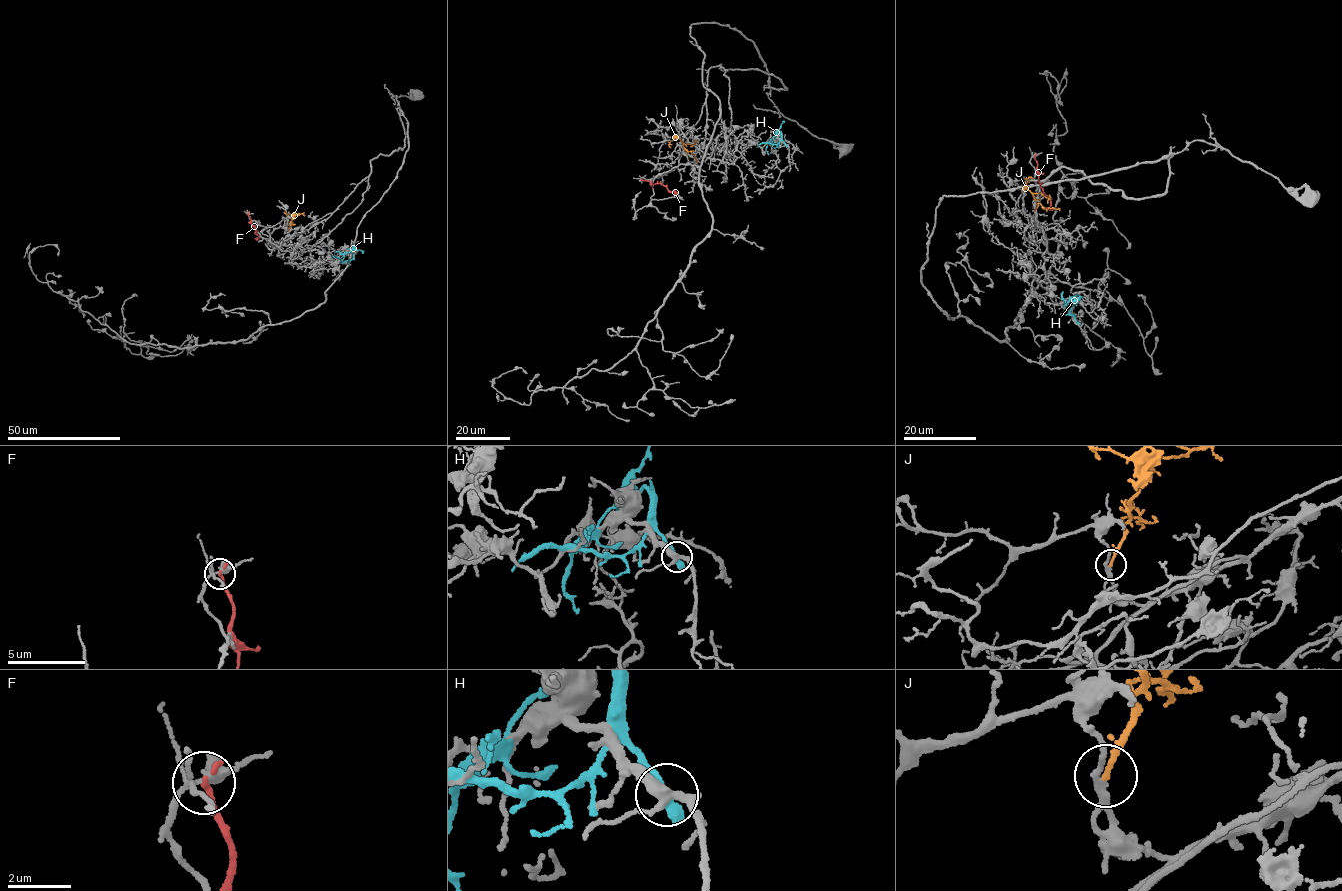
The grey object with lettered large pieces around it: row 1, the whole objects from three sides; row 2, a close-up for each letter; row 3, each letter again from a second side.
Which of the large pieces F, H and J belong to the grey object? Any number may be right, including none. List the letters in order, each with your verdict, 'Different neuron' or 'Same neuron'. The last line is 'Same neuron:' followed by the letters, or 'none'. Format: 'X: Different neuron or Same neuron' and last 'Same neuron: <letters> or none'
F: Different neuron
H: Different neuron
J: Same neuron
Same neuron: J

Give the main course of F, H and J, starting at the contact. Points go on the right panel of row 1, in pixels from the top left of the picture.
F: (1034, 156), (1040, 186), (1051, 200), (1046, 210)
H: (1077, 322), (1069, 312), (1071, 301), (1077, 294), (1082, 297)
J: (1035, 211), (1038, 204), (1025, 184), (1027, 179), (1033, 178)

